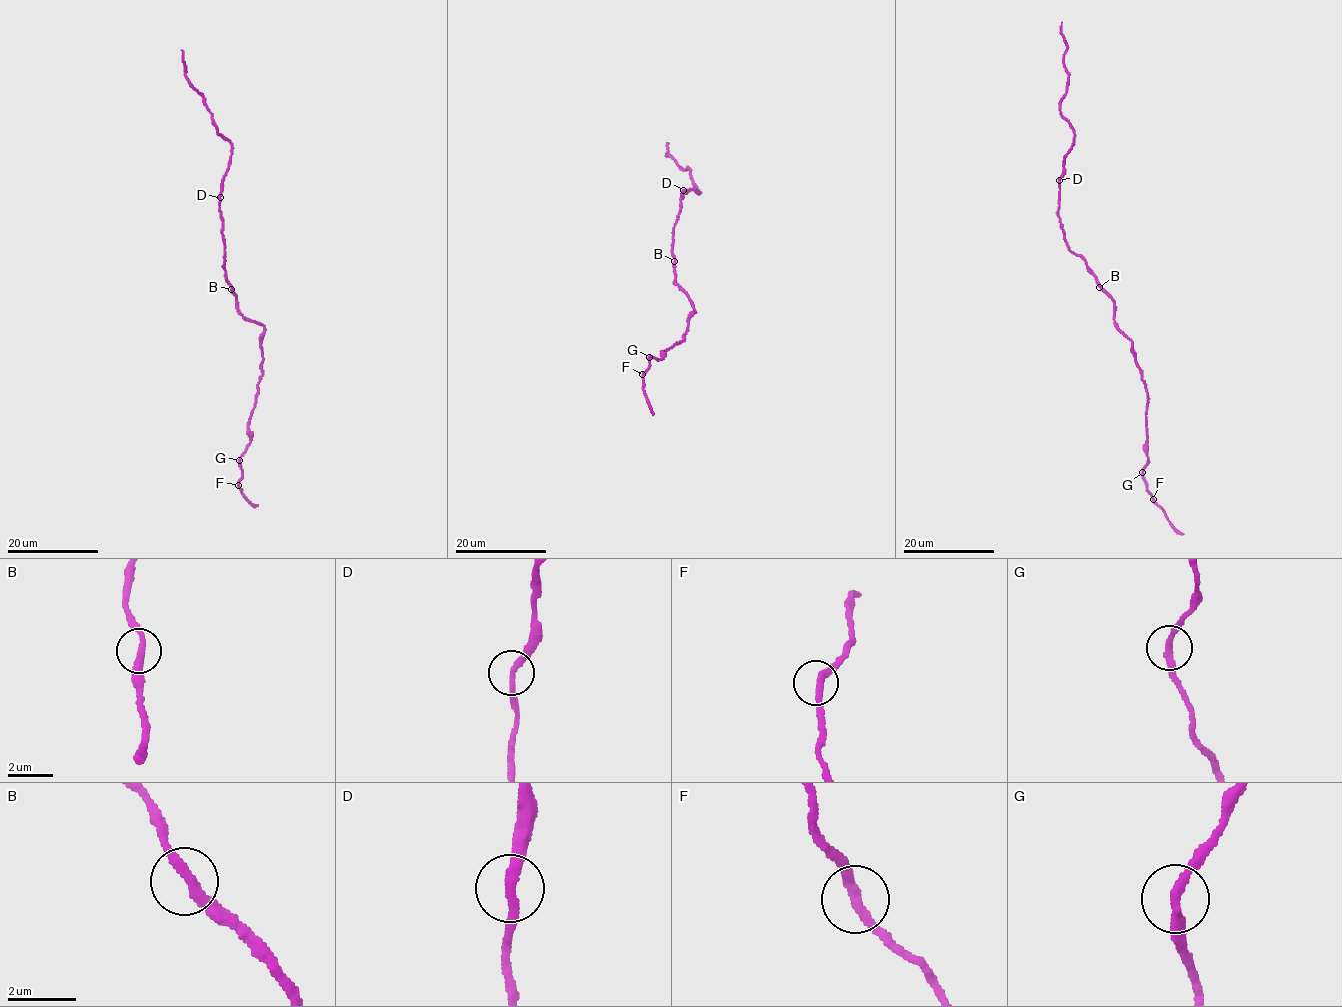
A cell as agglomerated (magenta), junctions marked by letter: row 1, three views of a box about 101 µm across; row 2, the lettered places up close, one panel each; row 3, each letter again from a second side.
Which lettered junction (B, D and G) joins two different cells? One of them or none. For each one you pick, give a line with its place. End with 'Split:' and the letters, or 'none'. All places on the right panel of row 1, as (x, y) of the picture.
Split: none

